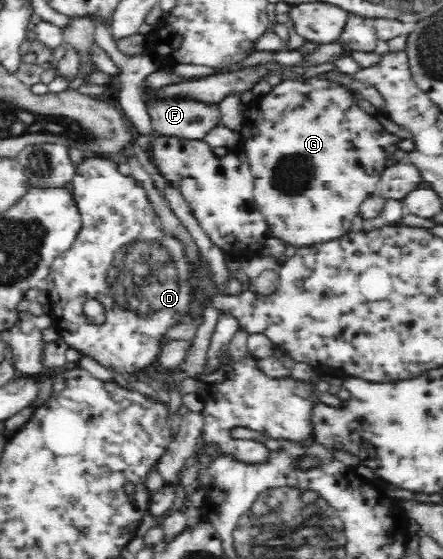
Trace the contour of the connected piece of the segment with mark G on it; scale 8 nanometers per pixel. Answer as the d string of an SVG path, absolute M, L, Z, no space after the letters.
M308 74L305 77L298 77L290 75L287 79L282 79L278 85L273 87L272 91L267 95L255 98L249 105L246 111L246 117L252 121L252 129L256 129L256 133L252 137L248 137L246 141L240 141L240 148L248 157L249 167L252 175L254 175L255 187L254 198L258 207L266 217L266 222L270 225L270 232L272 236L282 240L288 246L295 246L296 248L314 245L314 243L330 242L334 239L343 237L350 232L352 220L359 213L361 204L374 191L378 191L378 183L382 177L383 171L386 169L386 161L388 157L392 156L394 151L400 149L396 143L400 141L394 133L388 133L380 123L376 115L368 115L366 111L362 111L356 104L357 96L354 97L352 90L344 84L338 82L327 81L326 79L316 79L314 76Z

